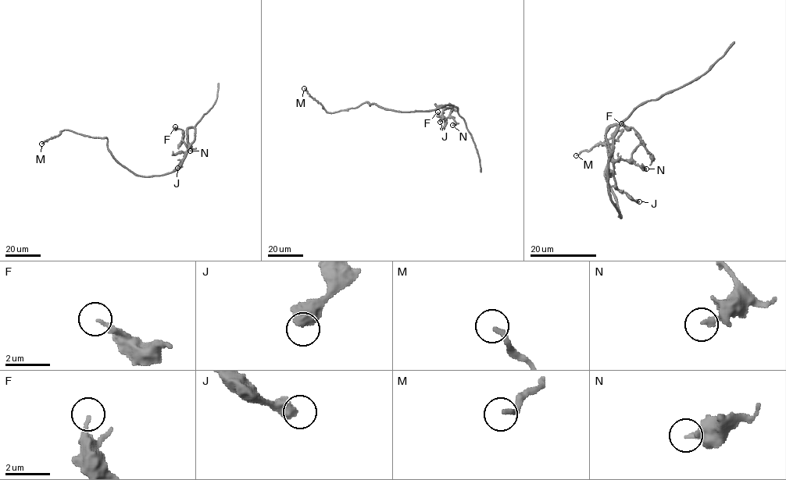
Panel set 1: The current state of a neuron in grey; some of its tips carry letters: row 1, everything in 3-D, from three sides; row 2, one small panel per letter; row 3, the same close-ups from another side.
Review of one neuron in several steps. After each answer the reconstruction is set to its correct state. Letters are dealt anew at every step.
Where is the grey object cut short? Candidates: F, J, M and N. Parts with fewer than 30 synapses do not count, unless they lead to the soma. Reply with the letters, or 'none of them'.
none of them

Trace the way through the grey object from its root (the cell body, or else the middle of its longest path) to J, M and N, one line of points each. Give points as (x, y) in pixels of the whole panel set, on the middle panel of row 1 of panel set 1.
J: (416, 111), (430, 111), (451, 105), (443, 111), (440, 122)
M: (416, 111), (398, 112), (365, 102), (353, 108), (329, 112), (304, 88)
N: (416, 111), (430, 111), (451, 105), (449, 115), (455, 122), (452, 125)

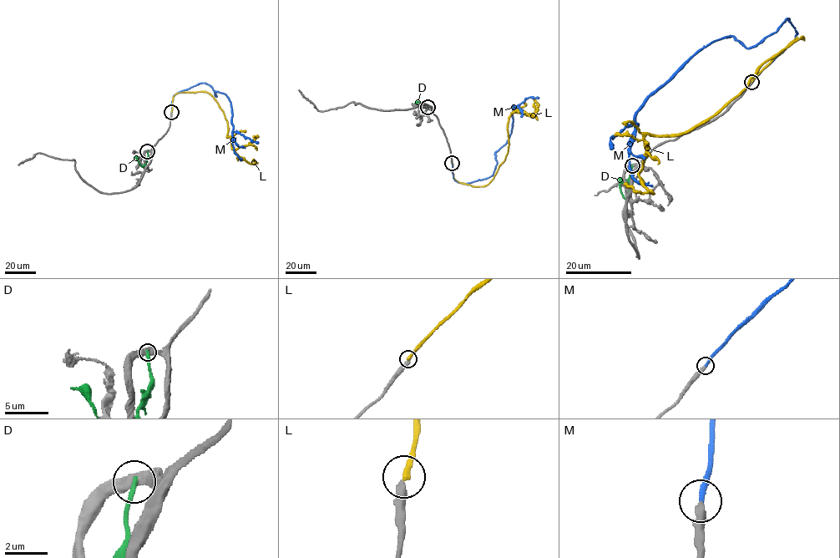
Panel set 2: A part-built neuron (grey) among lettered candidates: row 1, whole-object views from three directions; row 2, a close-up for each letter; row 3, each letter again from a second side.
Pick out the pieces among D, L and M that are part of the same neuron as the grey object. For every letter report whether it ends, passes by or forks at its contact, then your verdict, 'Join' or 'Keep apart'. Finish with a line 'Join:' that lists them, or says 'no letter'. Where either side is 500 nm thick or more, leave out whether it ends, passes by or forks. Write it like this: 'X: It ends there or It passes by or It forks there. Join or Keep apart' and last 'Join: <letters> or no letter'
D: It ends there. Keep apart
L: It ends there. Keep apart
M: It ends there. Join
Join: M

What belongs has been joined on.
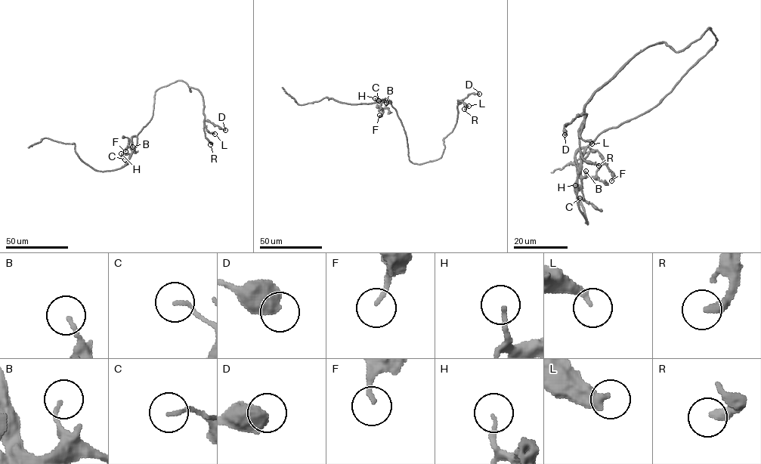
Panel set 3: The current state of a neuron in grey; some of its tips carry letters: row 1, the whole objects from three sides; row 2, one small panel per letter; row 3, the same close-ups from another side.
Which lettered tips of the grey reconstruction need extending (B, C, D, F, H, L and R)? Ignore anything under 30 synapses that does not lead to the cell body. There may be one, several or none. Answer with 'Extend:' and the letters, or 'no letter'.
Extend: no letter

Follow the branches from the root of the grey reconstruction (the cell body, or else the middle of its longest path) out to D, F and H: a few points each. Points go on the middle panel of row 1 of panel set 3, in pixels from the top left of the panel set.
D: (403, 128), (409, 159), (418, 164), (436, 160), (444, 148), (443, 139), (456, 122), (458, 103), (479, 94)
F: (403, 128), (391, 101), (387, 100), (382, 114), (379, 115)
H: (403, 128), (391, 101), (375, 98)

